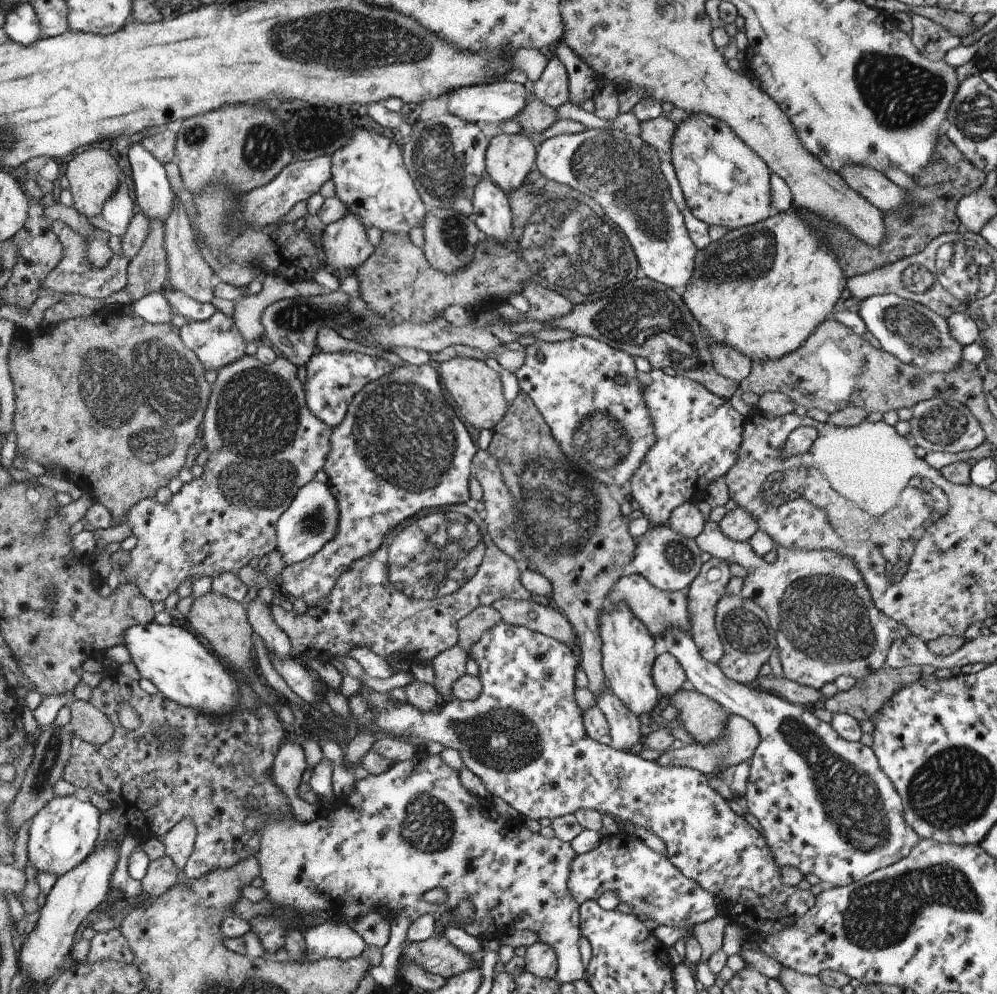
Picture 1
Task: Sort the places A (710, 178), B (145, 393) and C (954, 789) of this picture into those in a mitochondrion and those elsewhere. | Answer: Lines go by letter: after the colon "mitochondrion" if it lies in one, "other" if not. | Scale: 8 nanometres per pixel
A: other
B: mitochondrion
C: mitochondrion

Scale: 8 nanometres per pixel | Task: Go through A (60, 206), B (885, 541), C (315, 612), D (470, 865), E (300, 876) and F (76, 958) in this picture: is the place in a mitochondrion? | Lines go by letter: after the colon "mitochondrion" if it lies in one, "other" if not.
A: other
B: mitochondrion
C: other
D: other
E: other
F: other

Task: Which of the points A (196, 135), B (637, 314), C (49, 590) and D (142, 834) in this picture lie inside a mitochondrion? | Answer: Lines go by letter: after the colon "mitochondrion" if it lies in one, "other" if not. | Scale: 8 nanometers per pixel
A: mitochondrion
B: mitochondrion
C: mitochondrion
D: other

